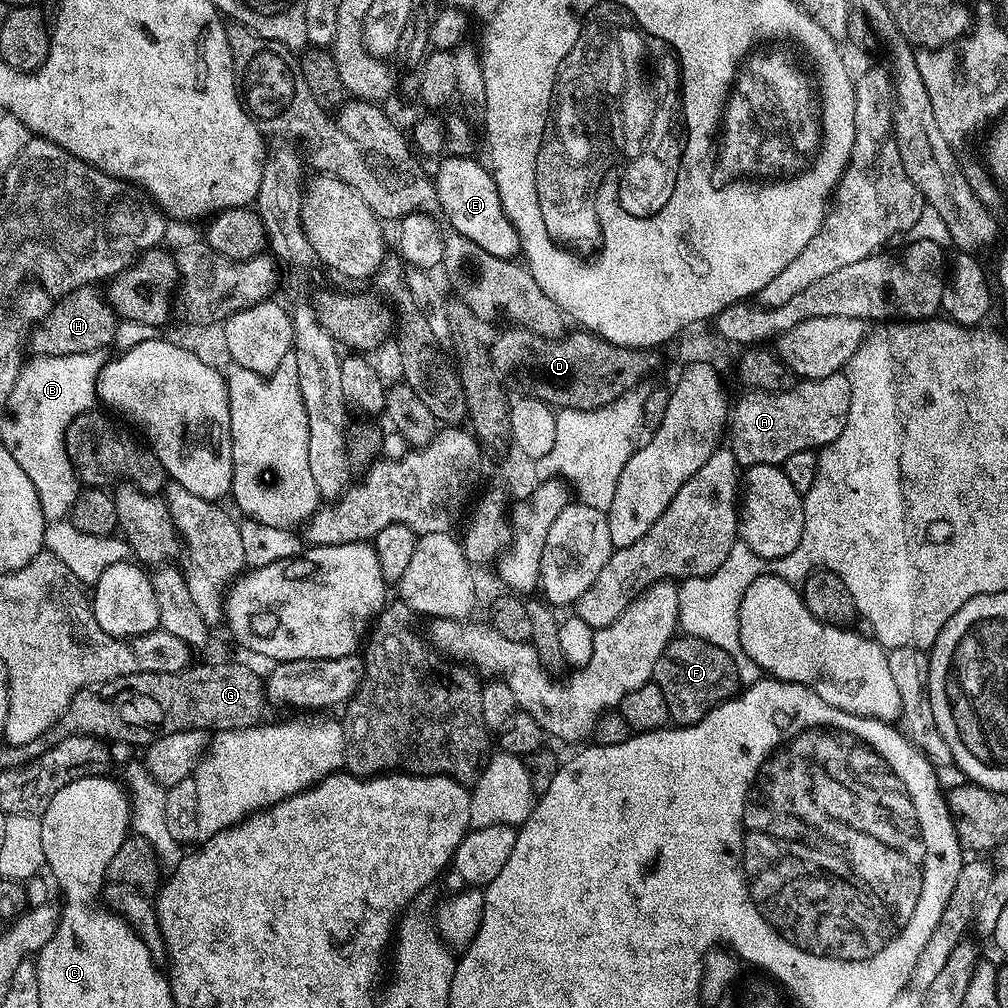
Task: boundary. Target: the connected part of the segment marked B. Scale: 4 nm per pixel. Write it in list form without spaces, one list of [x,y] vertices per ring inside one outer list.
[[[103,351],[87,352],[86,354],[74,354],[70,356],[40,356],[33,362],[32,368],[25,367],[21,371],[18,382],[8,399],[8,407],[4,420],[4,436],[2,442],[14,454],[14,462],[26,472],[26,478],[34,484],[34,490],[38,492],[38,502],[42,506],[42,514],[45,521],[51,522],[44,529],[44,548],[51,556],[56,556],[58,562],[66,564],[66,570],[75,580],[79,580],[85,586],[94,586],[98,578],[102,578],[104,571],[115,564],[123,565],[124,559],[129,559],[130,549],[127,542],[119,535],[95,536],[94,534],[82,534],[71,521],[65,517],[71,513],[76,497],[82,491],[82,485],[72,467],[72,460],[64,445],[64,435],[74,422],[84,412],[89,411],[97,403],[96,379],[106,363]]]

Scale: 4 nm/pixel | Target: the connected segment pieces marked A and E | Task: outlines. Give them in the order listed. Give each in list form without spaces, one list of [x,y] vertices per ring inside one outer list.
[[[843,371],[830,374],[817,380],[797,379],[792,387],[781,392],[743,393],[737,404],[730,408],[730,419],[726,425],[726,440],[733,454],[736,455],[737,465],[749,466],[758,463],[784,465],[790,454],[798,454],[798,450],[819,450],[826,447],[838,434],[844,432],[846,414],[850,414],[850,382]]]
[[[448,156],[434,172],[436,196],[440,200],[440,212],[449,220],[451,231],[462,234],[474,246],[486,250],[496,260],[505,262],[521,255],[518,230],[510,222],[498,194],[496,179],[491,171],[471,156]]]

